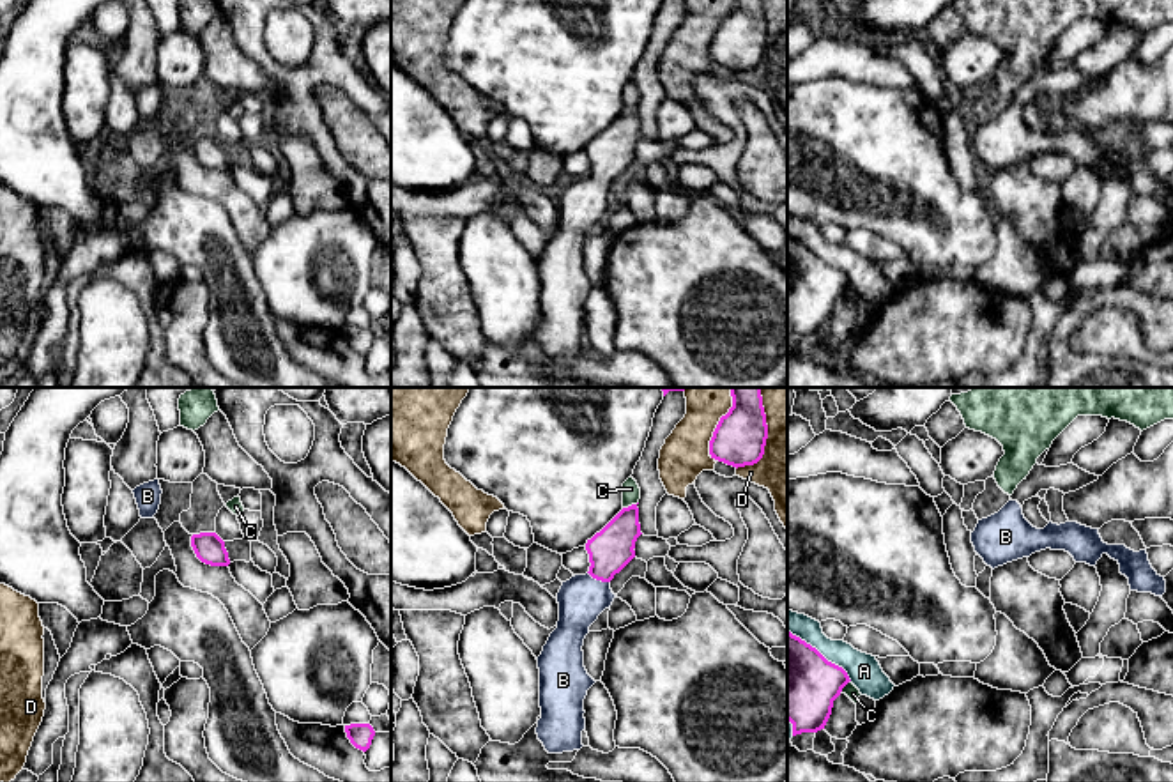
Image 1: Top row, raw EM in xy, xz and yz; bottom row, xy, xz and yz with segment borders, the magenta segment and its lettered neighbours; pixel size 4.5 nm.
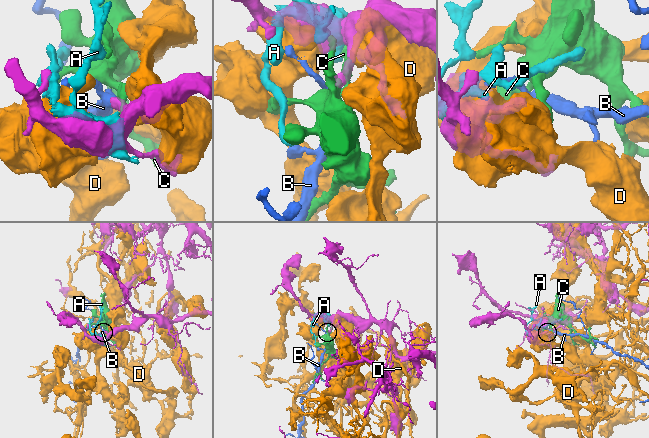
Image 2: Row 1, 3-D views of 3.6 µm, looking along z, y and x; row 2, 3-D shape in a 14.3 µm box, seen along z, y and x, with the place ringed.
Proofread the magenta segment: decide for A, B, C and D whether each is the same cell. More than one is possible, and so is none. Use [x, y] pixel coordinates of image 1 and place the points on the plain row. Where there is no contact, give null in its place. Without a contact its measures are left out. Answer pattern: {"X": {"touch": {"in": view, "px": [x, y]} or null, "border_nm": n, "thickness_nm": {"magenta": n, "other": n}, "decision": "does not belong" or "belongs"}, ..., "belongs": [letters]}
{"A": {"touch": {"in": "yz", "px": [820, 257]}, "border_nm": 380, "thickness_nm": {"magenta": 360, "other": 150}, "decision": "does not belong"}, "B": {"touch": {"in": "xz", "px": [598, 183]}, "border_nm": 120, "thickness_nm": {"magenta": 200, "other": 220}, "decision": "belongs"}, "C": {"touch": {"in": "xz", "px": [632, 108]}, "border_nm": 80, "thickness_nm": {"magenta": 200, "other": 80}, "decision": "does not belong"}, "D": {"touch": {"in": "xz", "px": [717, 29]}, "border_nm": 280, "thickness_nm": {"magenta": 240, "other": 220}, "decision": "does not belong"}, "belongs": ["B"]}

